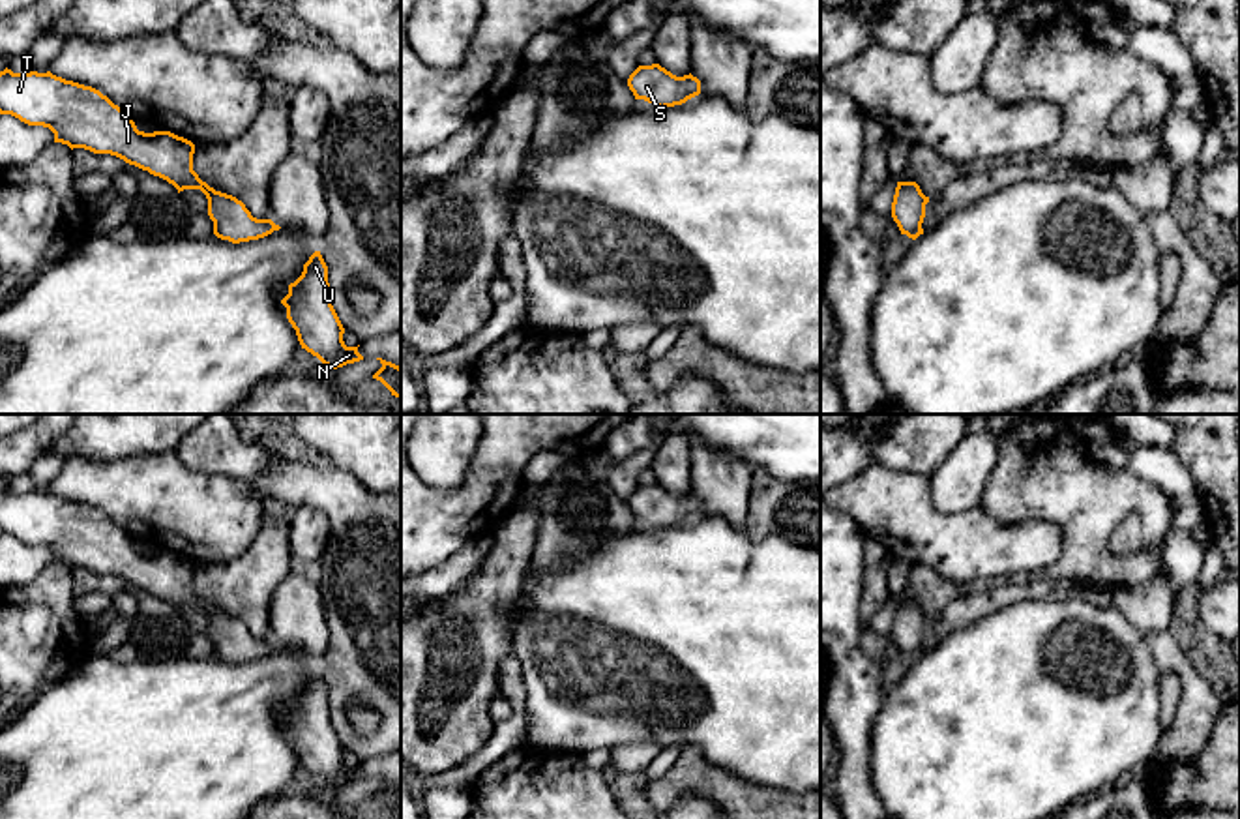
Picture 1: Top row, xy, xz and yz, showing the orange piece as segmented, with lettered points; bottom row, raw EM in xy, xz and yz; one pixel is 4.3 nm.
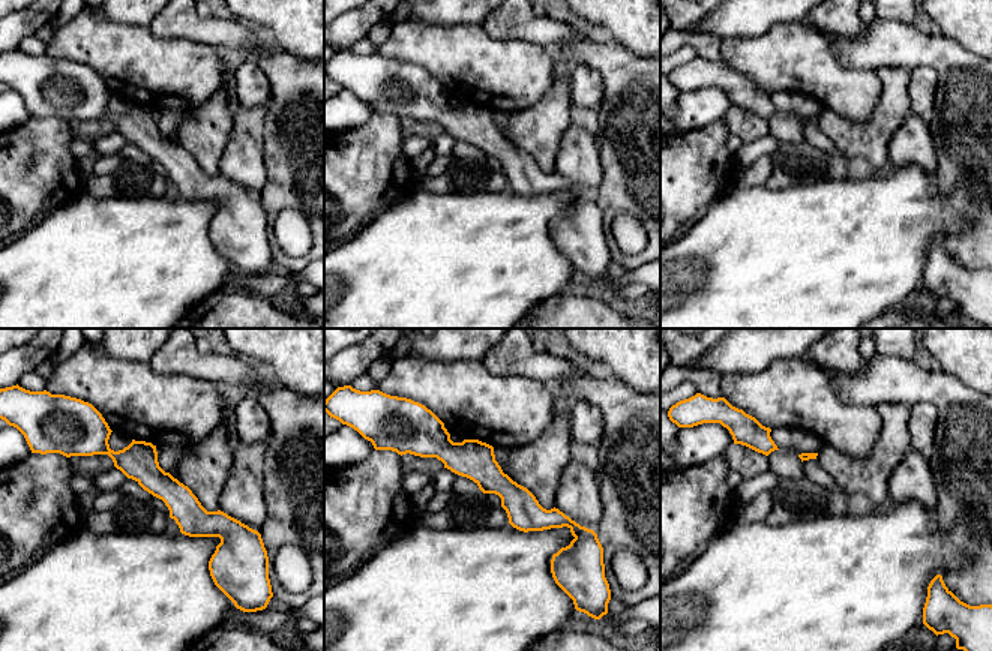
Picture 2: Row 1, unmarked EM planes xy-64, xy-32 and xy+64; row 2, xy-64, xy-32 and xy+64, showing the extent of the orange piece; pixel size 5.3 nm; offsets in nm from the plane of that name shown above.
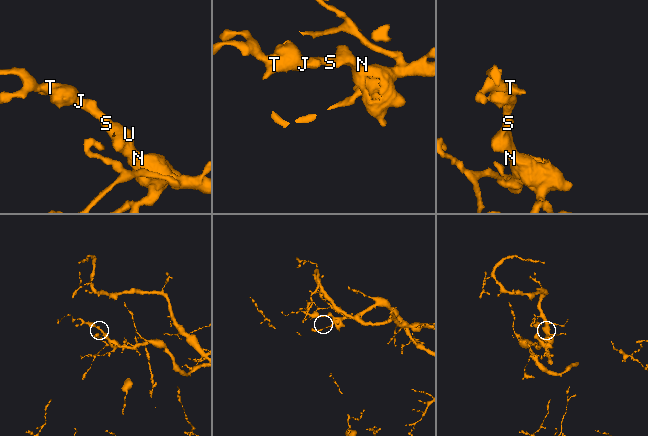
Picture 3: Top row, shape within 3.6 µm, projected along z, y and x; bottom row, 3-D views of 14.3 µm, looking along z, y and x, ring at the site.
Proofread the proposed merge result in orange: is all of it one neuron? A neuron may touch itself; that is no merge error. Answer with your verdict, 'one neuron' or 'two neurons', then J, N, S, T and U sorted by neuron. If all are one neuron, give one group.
one neuron; J N S T U

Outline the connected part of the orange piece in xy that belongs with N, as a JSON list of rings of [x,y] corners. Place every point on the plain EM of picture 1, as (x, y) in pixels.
[[[320,671],[309,677],[281,723],[287,727],[287,738],[296,750],[302,768],[324,785],[337,789],[363,780],[358,767],[347,767],[343,761],[345,748],[332,725],[328,686]]]

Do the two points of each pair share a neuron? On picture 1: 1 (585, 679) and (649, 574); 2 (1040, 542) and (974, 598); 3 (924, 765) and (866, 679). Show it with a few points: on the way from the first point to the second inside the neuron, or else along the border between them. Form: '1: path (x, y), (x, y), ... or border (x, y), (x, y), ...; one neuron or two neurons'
1: path (611, 653), (649, 615), (649, 600); one neuron
2: border (1004, 578), (973, 587); two neurons
3: border (883, 694), (870, 735), (871, 744); two neurons

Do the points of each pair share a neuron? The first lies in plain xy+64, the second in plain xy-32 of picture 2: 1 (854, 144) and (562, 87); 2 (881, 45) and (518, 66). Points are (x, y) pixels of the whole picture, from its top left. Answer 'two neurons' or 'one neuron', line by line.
1: one neuron
2: two neurons

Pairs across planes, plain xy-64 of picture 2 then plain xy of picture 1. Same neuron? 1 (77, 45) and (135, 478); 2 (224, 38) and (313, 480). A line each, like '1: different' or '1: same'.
1: same
2: different

